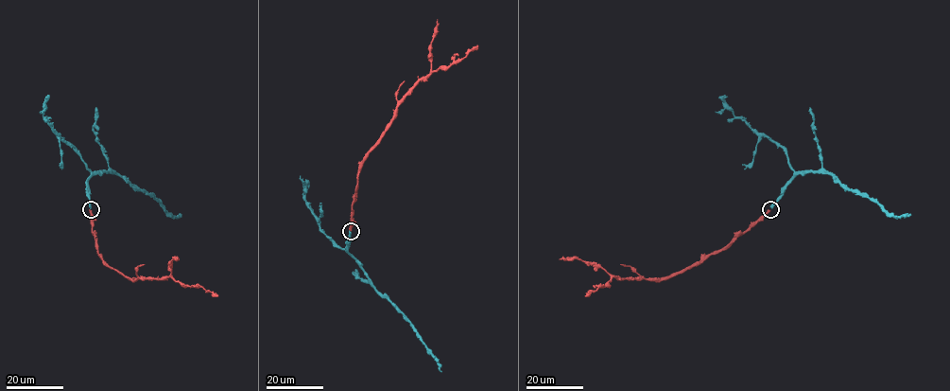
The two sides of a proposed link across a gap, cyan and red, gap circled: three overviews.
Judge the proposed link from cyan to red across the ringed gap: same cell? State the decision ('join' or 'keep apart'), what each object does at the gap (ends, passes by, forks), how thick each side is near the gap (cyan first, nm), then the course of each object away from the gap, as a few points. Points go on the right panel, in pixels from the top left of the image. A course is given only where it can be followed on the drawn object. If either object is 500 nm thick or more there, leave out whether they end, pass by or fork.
join; cyan ends there; red ends there; 340 nm thick on the cyan side, 480 nm on the other; cyan runs (771, 208), (783, 188), (799, 173), (824, 172), (850, 188), (869, 197), (894, 216), (911, 215); red runs (770, 210), (725, 247), (682, 270), (658, 278), (613, 276), (605, 286), (585, 296)

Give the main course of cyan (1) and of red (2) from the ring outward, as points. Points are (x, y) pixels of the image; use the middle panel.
1: (351, 232), (348, 252), (372, 285), (410, 324), (441, 372)
2: (351, 231), (358, 165), (393, 118), (400, 100), (420, 80), (460, 62), (477, 45)

